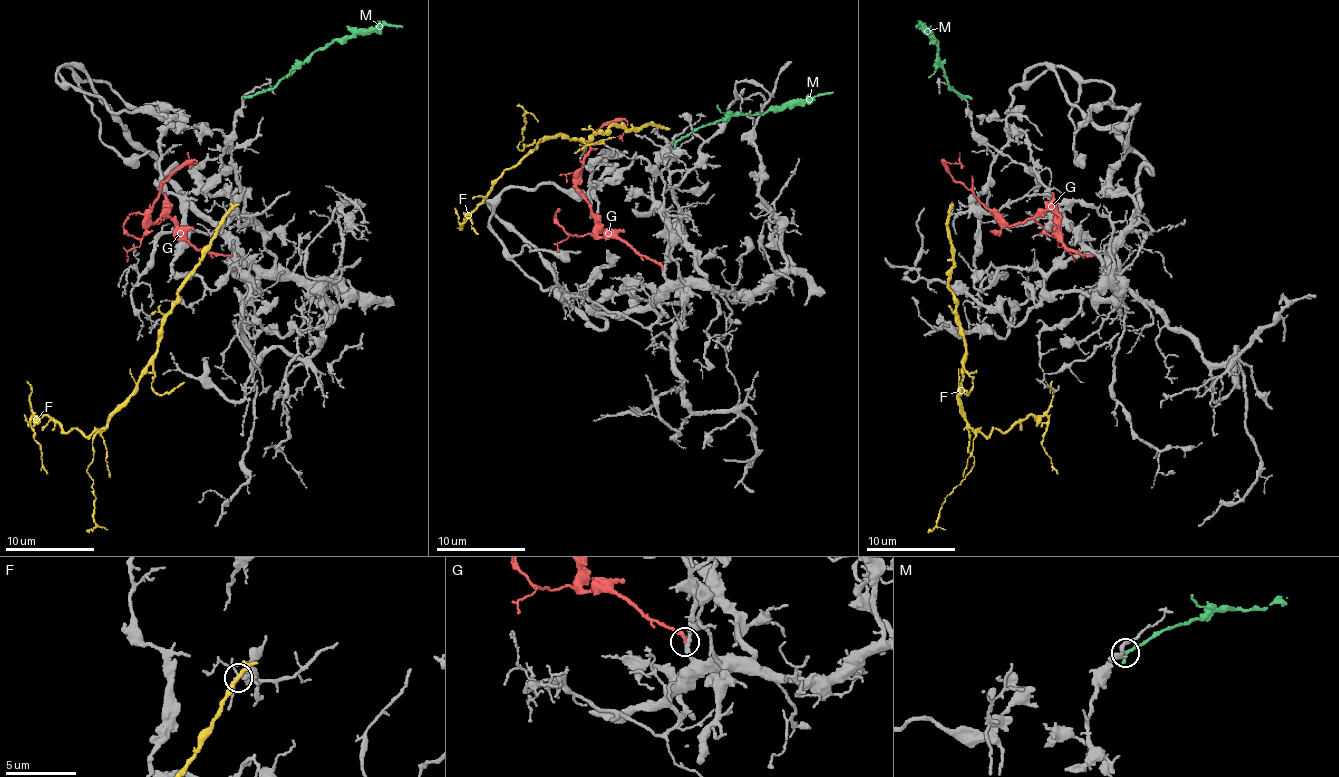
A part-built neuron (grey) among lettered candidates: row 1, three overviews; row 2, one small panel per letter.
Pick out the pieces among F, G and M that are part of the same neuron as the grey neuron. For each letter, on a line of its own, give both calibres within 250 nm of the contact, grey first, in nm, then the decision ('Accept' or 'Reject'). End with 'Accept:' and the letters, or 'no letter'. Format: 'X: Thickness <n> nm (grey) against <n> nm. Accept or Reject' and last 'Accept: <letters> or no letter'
F: Thickness 170 nm (grey) against 200 nm. Reject
G: Thickness 240 nm (grey) against 220 nm. Accept
M: Thickness 200 nm (grey) against 280 nm. Reject
Accept: G

